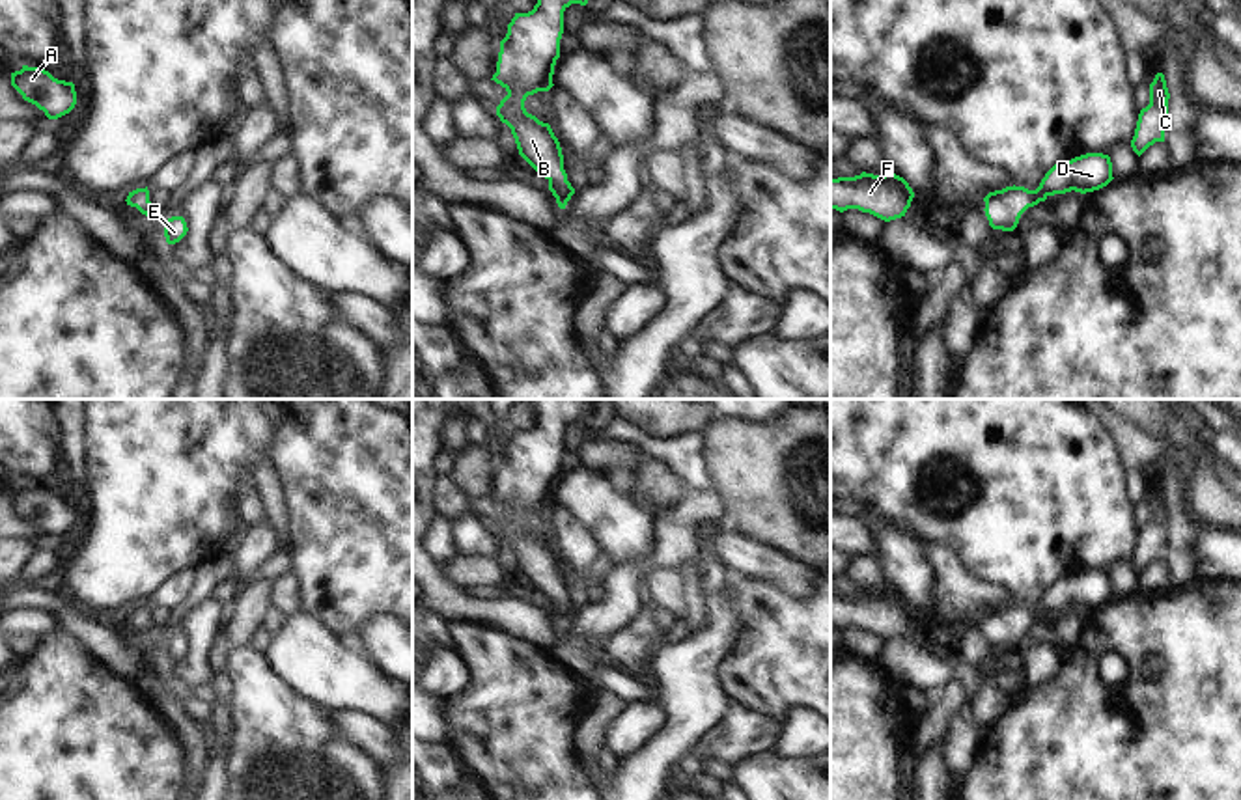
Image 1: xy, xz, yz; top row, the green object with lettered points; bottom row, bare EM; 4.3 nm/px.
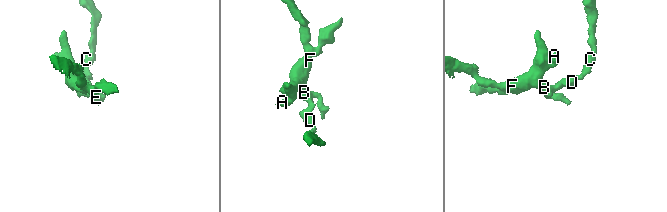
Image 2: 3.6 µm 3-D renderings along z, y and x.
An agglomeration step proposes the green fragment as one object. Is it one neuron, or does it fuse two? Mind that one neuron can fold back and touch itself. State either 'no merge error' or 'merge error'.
no merge error

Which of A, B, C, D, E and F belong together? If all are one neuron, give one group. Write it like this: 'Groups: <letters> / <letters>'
Groups: A B C D E F

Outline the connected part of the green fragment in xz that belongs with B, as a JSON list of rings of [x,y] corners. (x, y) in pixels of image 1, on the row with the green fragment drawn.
[[[537,0],[532,11],[515,13],[500,41],[496,73],[491,78],[508,91],[496,116],[511,129],[519,155],[549,181],[560,209],[565,209],[575,194],[564,170],[562,147],[551,125],[526,112],[524,101],[554,86],[564,11],[571,4],[586,6],[588,0]]]

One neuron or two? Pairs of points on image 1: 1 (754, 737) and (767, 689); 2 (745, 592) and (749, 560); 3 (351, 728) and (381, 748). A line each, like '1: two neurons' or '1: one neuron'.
1: two neurons
2: two neurons
3: one neuron

